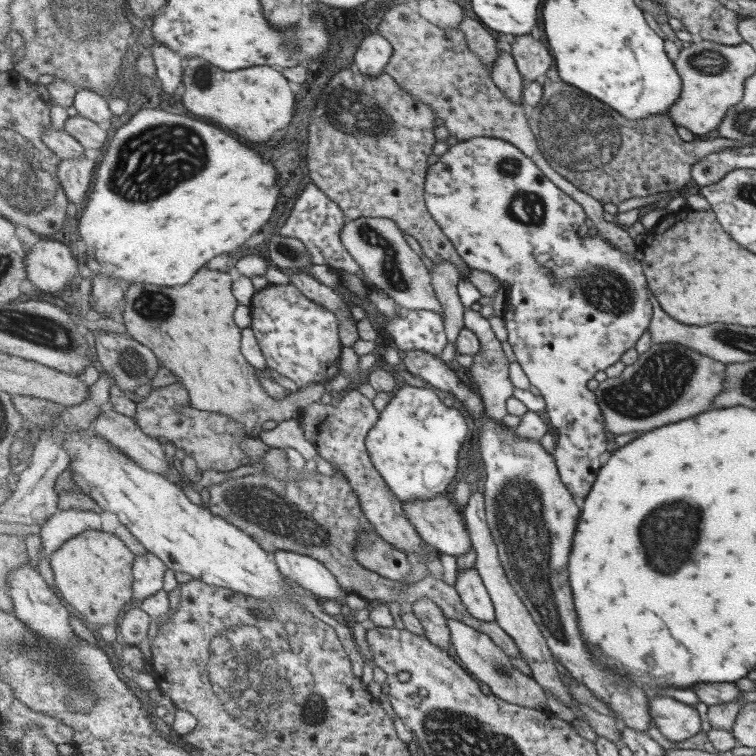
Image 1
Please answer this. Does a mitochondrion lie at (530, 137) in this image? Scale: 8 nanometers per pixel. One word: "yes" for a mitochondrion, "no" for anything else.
yes

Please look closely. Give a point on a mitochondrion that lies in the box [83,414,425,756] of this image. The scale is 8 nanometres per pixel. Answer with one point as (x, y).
(231, 663)

